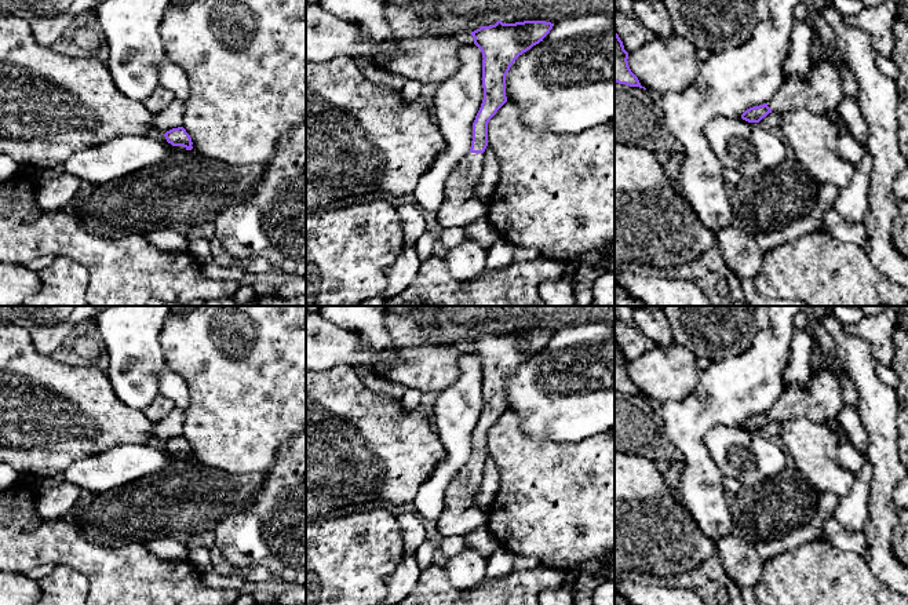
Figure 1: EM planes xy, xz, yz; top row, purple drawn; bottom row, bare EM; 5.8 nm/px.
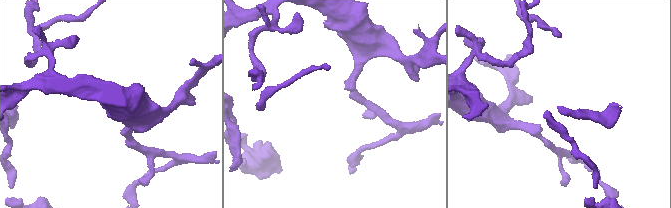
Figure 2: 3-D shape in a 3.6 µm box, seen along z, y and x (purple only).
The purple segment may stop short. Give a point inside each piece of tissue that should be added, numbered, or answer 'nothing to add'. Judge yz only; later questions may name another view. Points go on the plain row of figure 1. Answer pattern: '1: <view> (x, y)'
1: yz (820, 400)

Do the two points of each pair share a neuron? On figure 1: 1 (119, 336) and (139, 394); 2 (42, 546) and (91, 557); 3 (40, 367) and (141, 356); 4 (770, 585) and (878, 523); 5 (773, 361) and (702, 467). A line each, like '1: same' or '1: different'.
1: same
2: same
3: different
4: different
5: same

